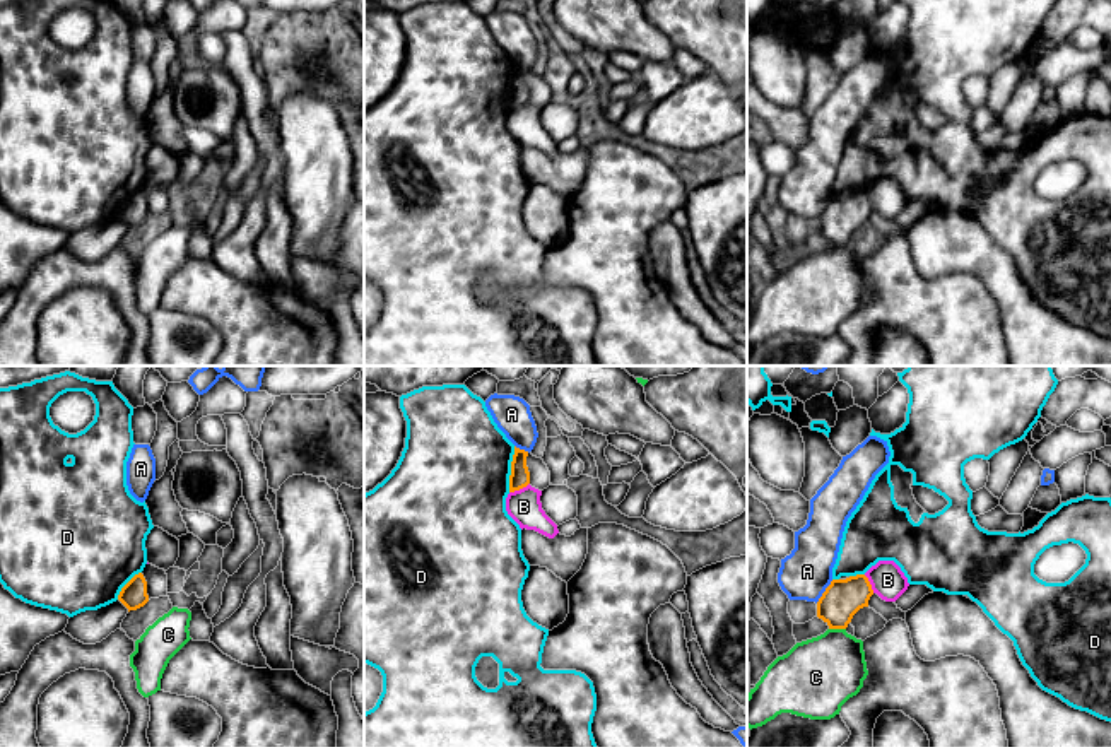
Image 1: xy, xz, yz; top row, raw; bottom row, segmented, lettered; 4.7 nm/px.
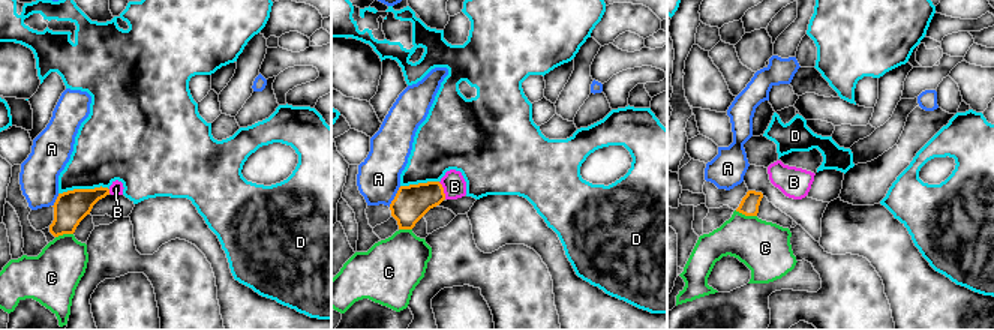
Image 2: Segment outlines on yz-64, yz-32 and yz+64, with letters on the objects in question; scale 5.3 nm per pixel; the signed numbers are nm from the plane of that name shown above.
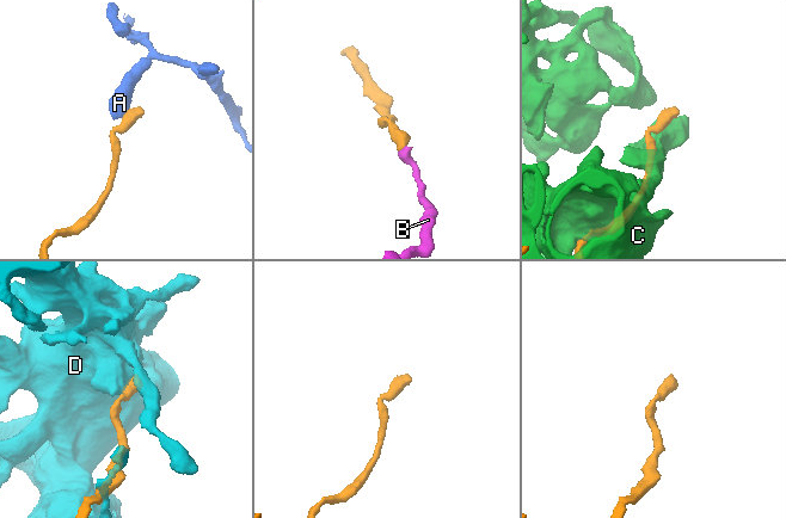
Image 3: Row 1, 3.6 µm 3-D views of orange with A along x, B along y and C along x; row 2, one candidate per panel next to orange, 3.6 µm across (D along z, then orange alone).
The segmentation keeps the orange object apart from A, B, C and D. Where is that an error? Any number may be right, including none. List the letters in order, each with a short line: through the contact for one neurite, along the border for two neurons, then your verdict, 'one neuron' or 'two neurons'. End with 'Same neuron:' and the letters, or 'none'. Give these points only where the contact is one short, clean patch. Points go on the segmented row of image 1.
A: yz (833, 580), (816, 602) | two neurons
B: xz (529, 482), (510, 493) | two neurons
C: two neurons
D: two neurons
Same neuron: none

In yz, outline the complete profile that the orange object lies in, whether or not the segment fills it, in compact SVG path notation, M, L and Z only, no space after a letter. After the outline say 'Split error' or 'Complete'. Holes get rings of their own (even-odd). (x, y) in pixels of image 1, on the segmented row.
M865 574L849 576L846 579L832 579L817 602L817 617L829 629L846 629L853 615L868 607L873 595L872 585Z. Complete

